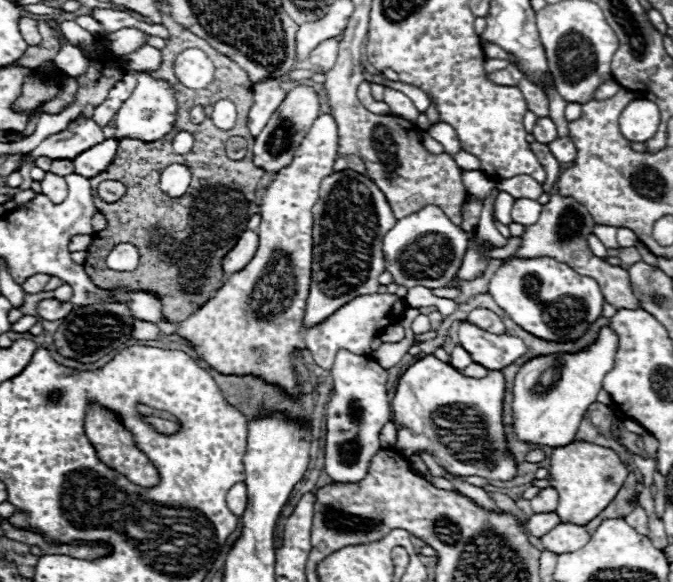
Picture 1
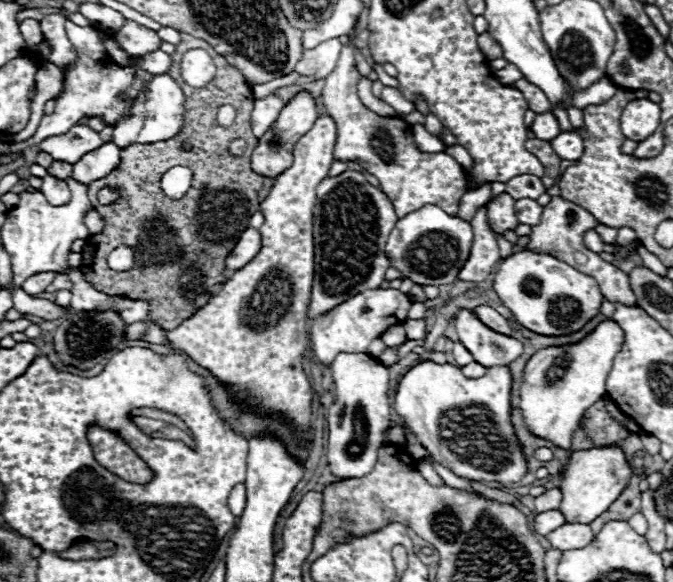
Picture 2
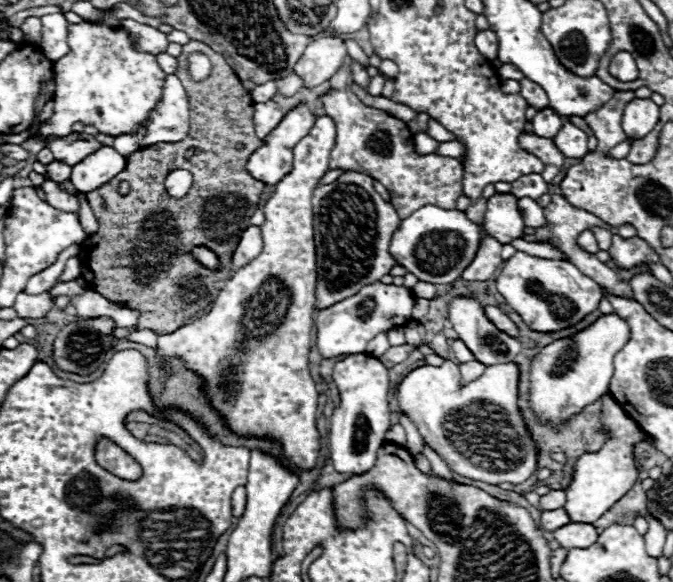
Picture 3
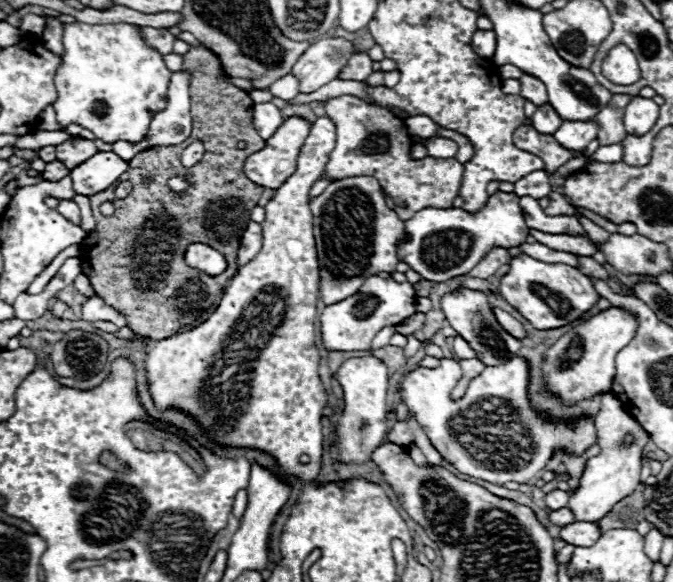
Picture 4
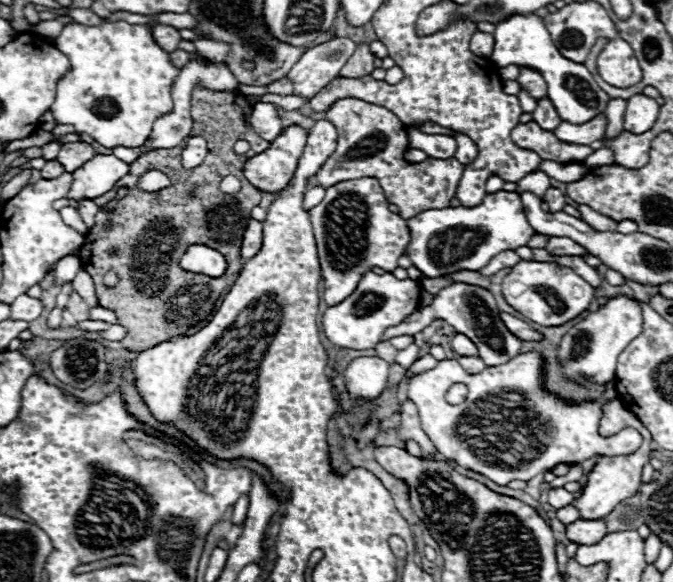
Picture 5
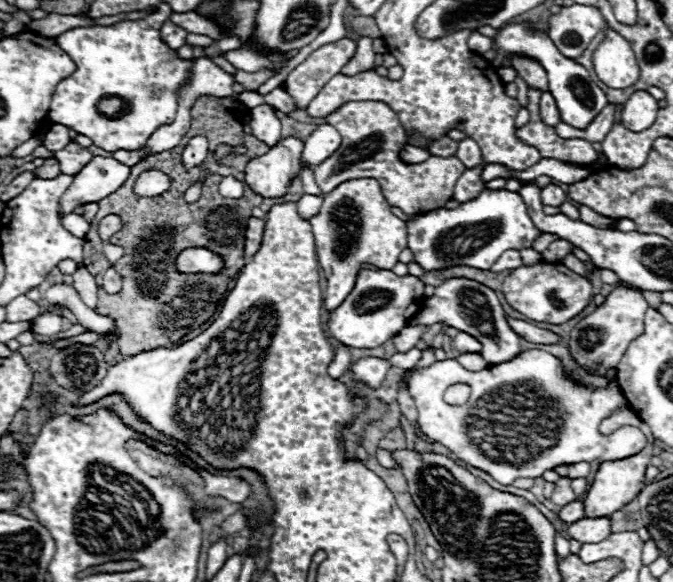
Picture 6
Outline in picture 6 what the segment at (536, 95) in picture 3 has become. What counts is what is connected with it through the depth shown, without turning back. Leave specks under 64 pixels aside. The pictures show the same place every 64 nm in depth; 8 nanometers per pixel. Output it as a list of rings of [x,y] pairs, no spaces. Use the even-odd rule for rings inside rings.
[[[514,58],[512,66],[518,70],[518,76],[530,86],[530,88],[538,88],[540,92],[548,92],[548,78],[546,78],[546,70],[530,60],[530,58]]]

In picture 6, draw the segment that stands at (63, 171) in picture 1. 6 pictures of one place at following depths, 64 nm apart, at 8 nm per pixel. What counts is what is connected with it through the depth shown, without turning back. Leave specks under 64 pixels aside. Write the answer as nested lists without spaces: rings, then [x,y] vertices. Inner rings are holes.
[[[46,158],[40,168],[36,168],[38,178],[56,178],[60,174],[60,164],[56,158]]]

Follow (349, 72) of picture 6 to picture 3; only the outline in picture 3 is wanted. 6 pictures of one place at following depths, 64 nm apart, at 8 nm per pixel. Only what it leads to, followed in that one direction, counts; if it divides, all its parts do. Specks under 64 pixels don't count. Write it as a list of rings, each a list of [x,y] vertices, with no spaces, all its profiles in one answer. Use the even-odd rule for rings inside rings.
[[[352,62],[352,74],[354,74],[354,82],[356,82],[358,86],[362,86],[364,90],[368,90],[368,84],[370,84],[370,78],[368,78],[366,70],[364,70],[364,68],[360,66],[360,64]]]

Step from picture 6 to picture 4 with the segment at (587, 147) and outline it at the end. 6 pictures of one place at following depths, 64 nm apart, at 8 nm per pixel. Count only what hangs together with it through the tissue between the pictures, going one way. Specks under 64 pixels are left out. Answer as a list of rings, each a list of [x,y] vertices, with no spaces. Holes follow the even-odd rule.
[[[522,126],[514,132],[514,144],[526,152],[536,154],[538,158],[542,158],[544,162],[544,170],[548,176],[552,176],[564,162],[568,162],[570,158],[578,156],[566,148],[562,148],[554,136],[548,134],[540,134],[536,132],[532,126]]]

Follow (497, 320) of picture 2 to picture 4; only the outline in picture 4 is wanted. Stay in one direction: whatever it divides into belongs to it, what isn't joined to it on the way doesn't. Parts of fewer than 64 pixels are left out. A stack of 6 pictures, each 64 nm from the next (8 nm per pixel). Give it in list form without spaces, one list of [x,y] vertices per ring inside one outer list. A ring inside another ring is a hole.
[[[492,308],[492,314],[494,314],[494,318],[498,320],[498,324],[500,324],[508,334],[512,334],[514,338],[526,336],[526,330],[522,328],[522,324],[520,324],[516,318],[512,318],[508,312],[504,312],[504,310],[500,310],[500,308]]]

